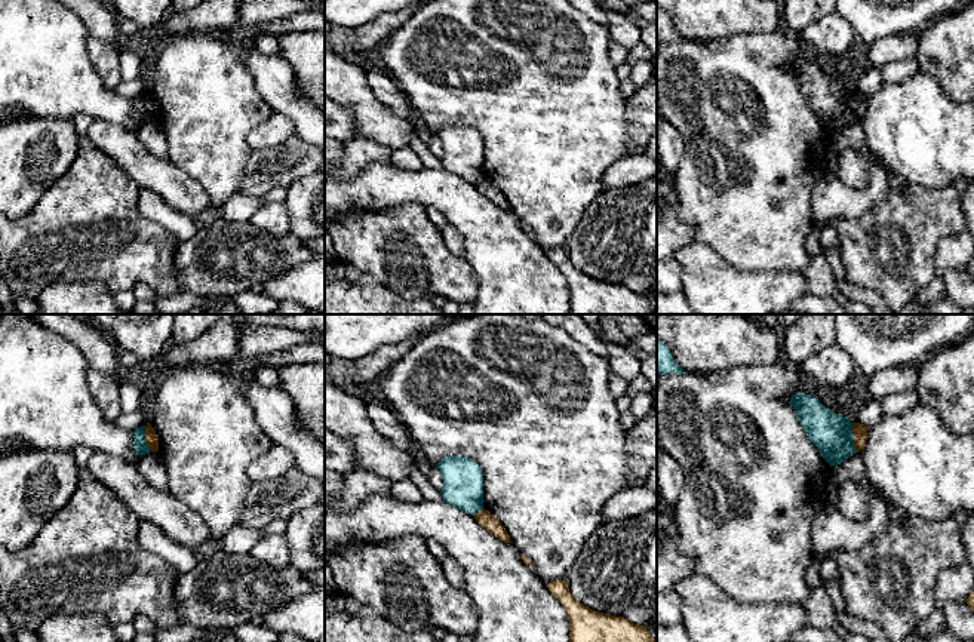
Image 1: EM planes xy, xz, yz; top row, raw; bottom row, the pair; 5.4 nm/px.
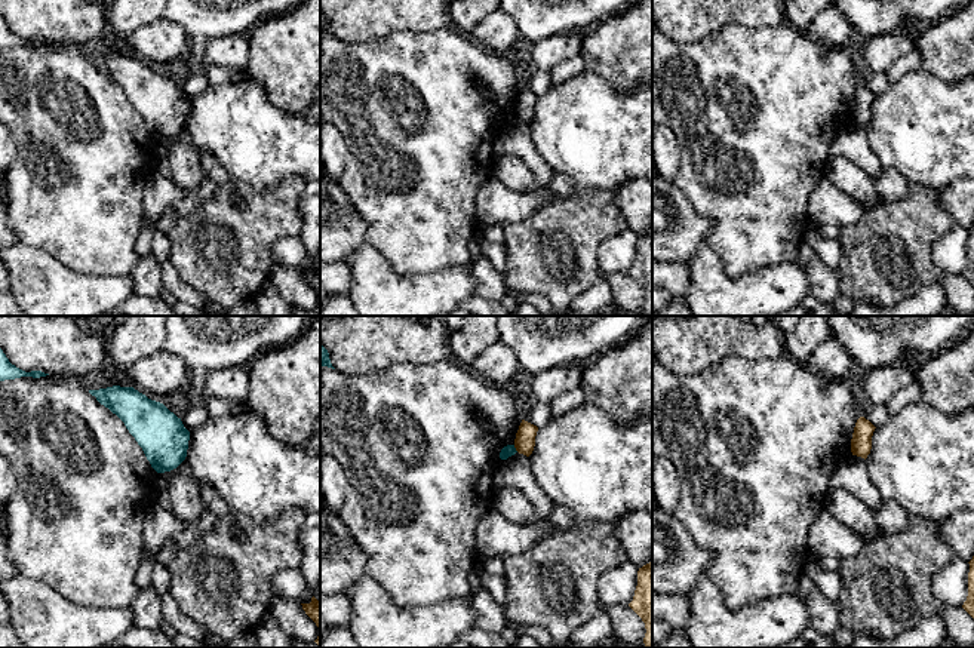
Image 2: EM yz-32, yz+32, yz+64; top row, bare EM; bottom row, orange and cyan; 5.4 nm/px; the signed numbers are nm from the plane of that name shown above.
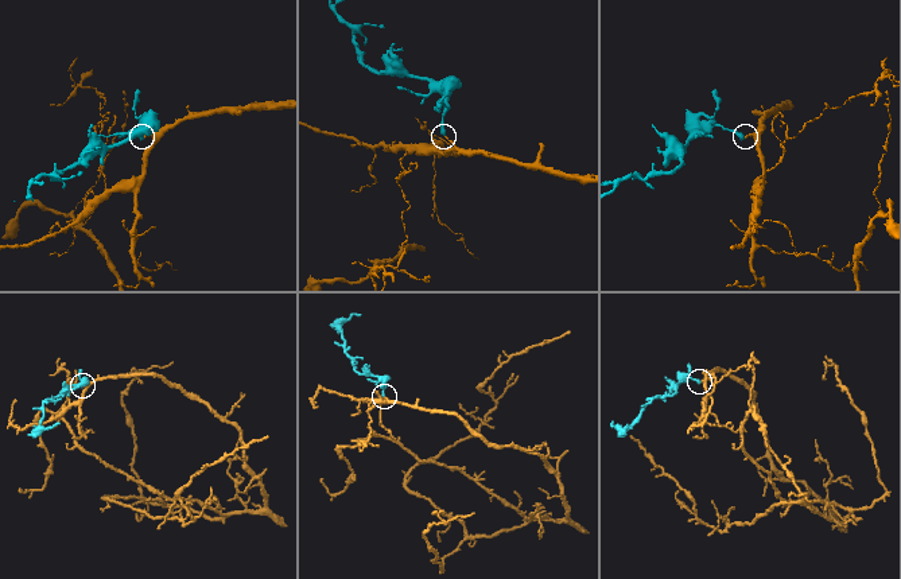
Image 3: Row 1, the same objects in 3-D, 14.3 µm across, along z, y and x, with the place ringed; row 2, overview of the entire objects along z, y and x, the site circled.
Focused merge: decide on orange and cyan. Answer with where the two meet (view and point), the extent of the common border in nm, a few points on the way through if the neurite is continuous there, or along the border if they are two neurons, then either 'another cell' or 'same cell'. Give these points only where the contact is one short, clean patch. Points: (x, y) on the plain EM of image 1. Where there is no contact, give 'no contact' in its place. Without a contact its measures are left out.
contact yz (854, 106); length 160 nm; border yz (853, 91), (853, 111), (857, 119); another cell

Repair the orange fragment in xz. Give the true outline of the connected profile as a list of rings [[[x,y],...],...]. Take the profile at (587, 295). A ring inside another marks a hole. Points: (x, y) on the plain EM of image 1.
[[[565,248],[551,249],[547,255],[566,279],[569,314],[657,314],[646,294],[584,274],[572,264]]]

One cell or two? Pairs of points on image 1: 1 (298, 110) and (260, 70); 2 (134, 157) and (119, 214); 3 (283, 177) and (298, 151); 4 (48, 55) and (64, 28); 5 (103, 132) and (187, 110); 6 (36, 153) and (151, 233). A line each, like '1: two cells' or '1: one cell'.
1: one cell
2: two cells
3: one cell
4: one cell
5: two cells
6: two cells

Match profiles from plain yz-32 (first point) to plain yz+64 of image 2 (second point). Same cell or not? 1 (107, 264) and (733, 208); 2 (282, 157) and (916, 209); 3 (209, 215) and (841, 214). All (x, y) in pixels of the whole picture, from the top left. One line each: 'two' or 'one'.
1: one
2: two
3: two

